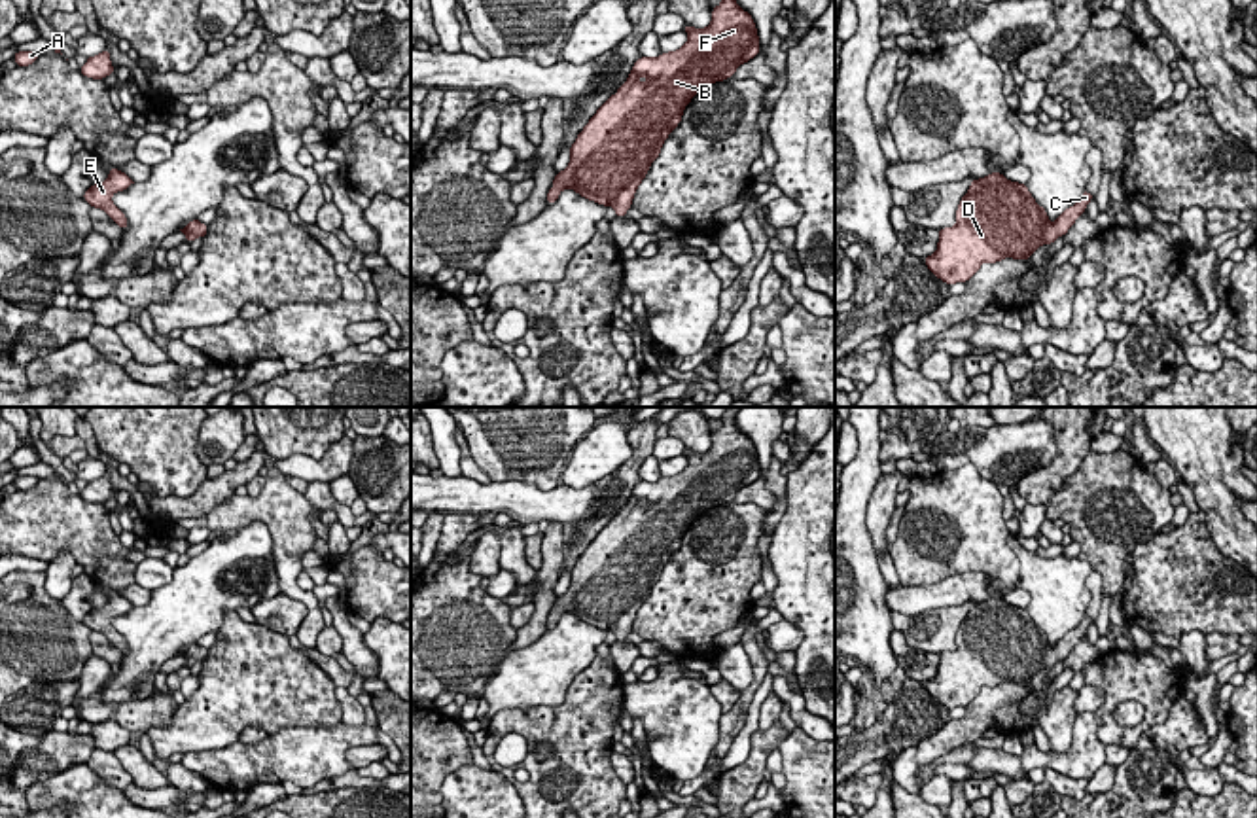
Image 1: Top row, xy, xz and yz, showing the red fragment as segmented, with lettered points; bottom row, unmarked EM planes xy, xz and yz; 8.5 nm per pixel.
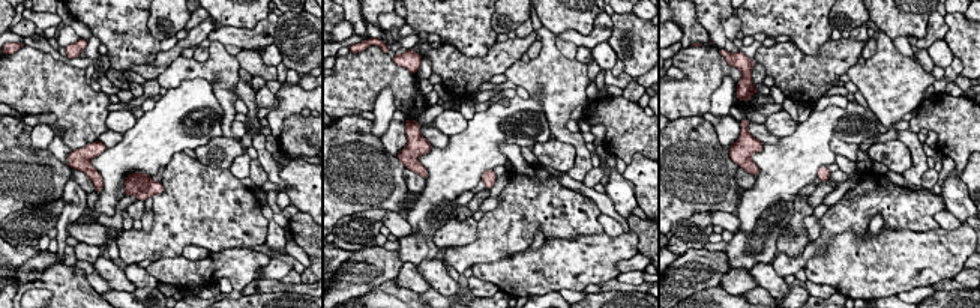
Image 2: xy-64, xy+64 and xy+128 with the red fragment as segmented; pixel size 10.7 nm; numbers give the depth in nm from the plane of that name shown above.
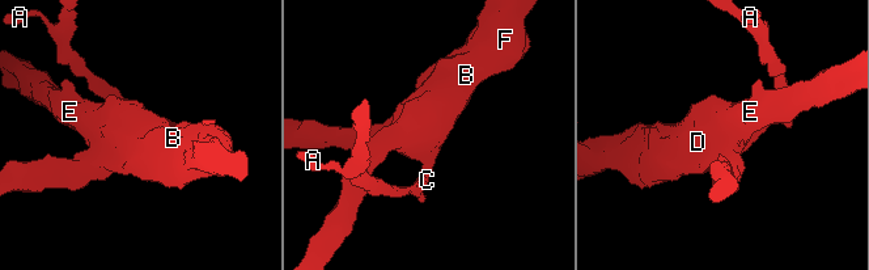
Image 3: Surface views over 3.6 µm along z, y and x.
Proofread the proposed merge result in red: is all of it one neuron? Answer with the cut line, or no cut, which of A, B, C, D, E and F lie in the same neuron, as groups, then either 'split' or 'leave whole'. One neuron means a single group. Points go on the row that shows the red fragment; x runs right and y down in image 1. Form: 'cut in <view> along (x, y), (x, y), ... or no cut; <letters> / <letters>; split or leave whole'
no cut; A B C D E F; leave whole

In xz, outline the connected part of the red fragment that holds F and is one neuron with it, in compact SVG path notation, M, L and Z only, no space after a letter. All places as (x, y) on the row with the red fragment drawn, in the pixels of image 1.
M721 0L712 9L712 23L706 28L685 25L683 30L687 42L680 49L640 57L627 81L589 119L570 148L568 167L553 180L547 204L553 204L562 189L574 189L589 201L611 206L615 216L627 216L638 186L668 134L680 125L691 98L706 85L733 78L740 64L759 55L755 23L736 0Z

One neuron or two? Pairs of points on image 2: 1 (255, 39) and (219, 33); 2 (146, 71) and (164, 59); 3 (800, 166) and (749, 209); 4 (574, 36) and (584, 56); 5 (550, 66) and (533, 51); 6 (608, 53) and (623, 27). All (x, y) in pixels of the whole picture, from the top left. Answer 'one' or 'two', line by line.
1: one
2: one
3: one
4: two
5: two
6: two

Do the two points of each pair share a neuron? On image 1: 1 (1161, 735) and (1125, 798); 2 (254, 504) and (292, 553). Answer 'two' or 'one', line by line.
1: one
2: one

